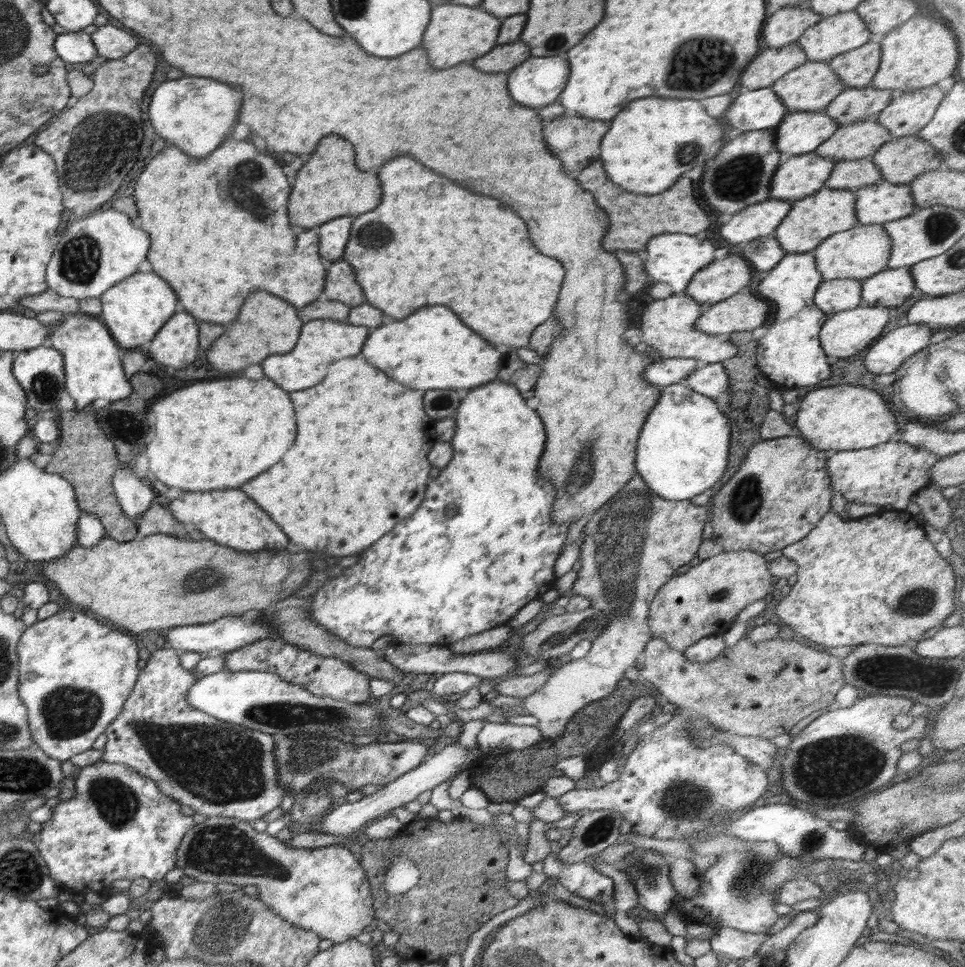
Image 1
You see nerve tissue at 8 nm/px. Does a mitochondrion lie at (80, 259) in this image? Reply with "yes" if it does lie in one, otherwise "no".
yes

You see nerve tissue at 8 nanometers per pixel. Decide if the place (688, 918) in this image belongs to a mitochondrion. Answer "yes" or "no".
no

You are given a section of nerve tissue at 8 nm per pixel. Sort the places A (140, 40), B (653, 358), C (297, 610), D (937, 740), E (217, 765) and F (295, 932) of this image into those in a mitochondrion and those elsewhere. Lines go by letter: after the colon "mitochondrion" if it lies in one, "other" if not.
A: other
B: other
C: other
D: other
E: mitochondrion
F: other

